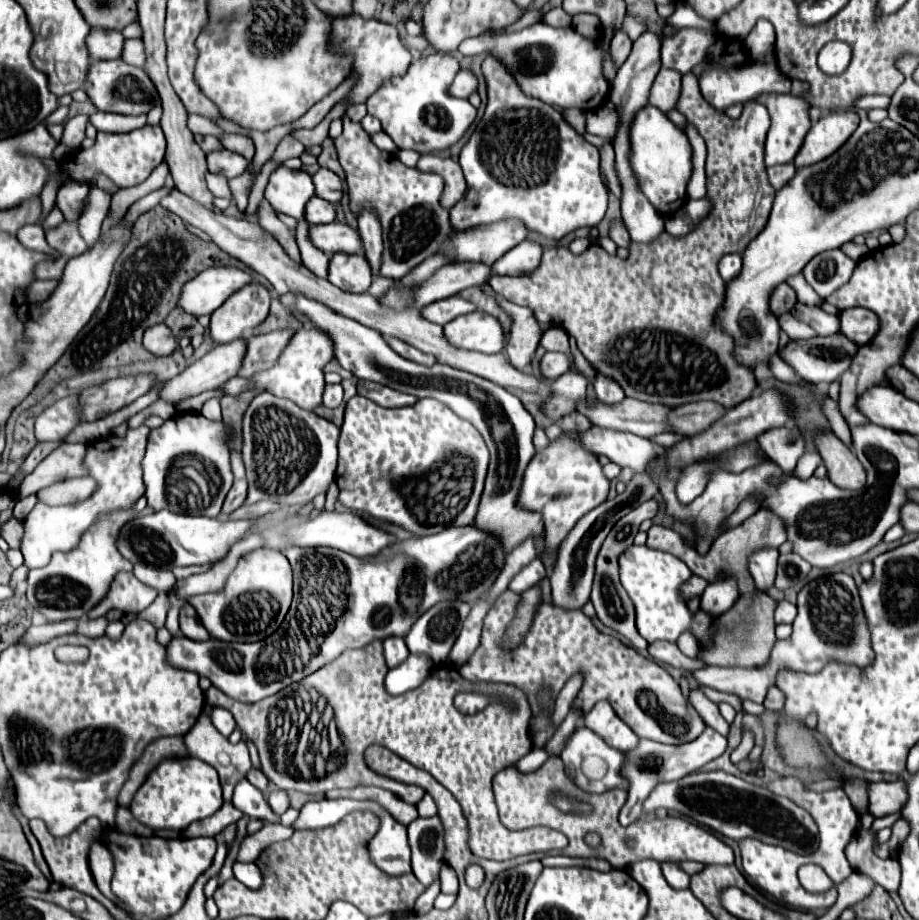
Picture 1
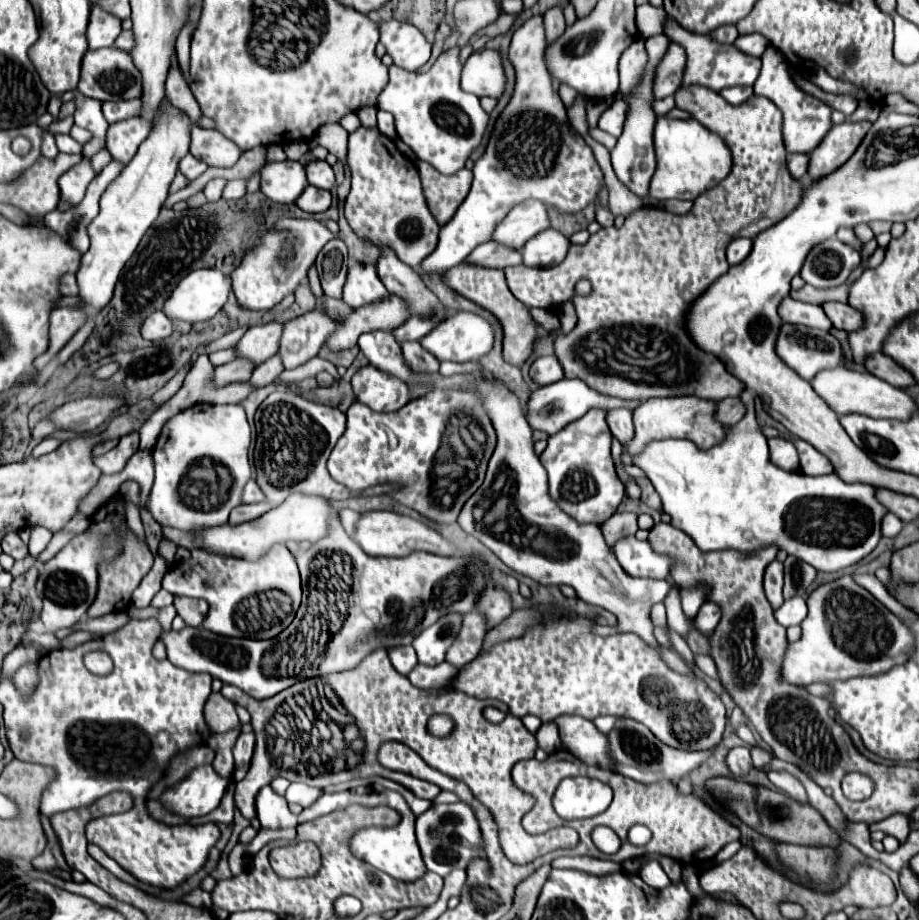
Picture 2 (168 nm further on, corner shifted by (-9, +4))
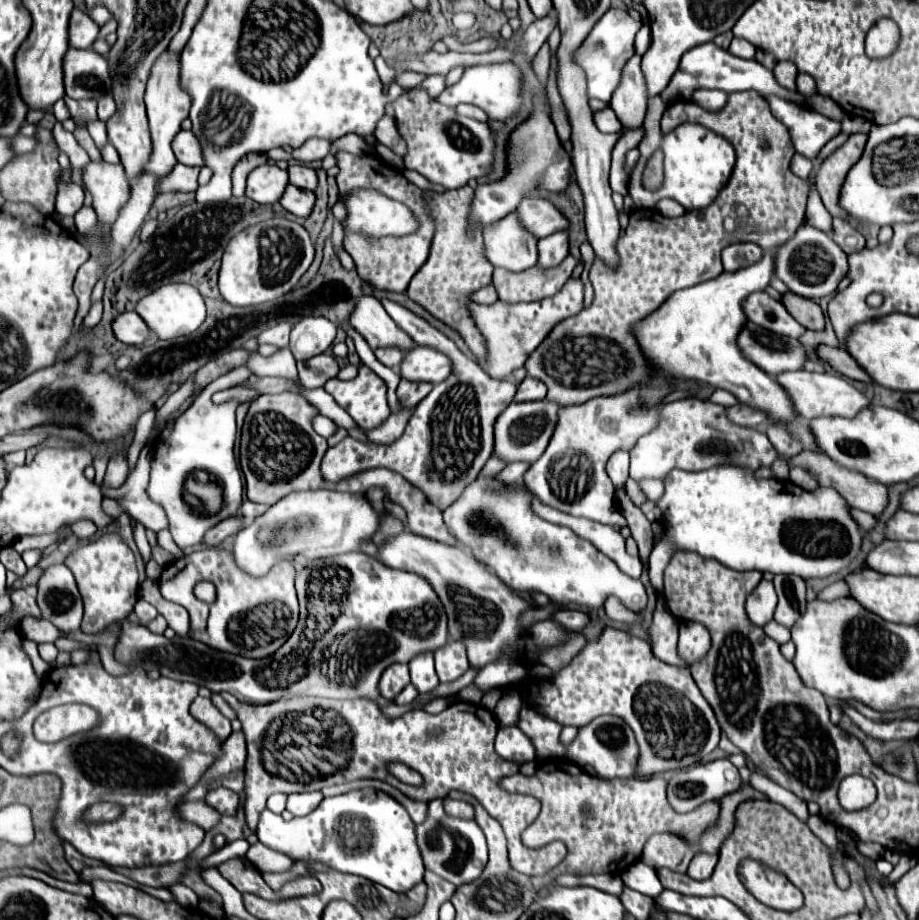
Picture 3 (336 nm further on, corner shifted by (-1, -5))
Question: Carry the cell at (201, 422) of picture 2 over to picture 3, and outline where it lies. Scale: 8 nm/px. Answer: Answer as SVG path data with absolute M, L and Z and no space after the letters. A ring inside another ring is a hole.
M231 370L225 376L211 382L201 392L201 396L175 420L171 434L163 442L157 442L153 448L147 496L165 510L167 520L169 520L169 532L181 550L187 546L199 546L205 532L211 526L219 524L221 520L225 520L229 516L237 516L237 512L239 512L241 496L243 496L243 482L241 482L241 472L239 472L237 460L235 460L235 438L237 438L235 408L237 408L237 402L225 402L225 404L217 406L211 402L211 396L217 390L225 390L225 388L245 382L249 376L251 376L251 372L247 372L247 370ZM193 470L205 470L219 480L219 484L223 488L223 504L221 504L219 512L207 514L201 510L201 506L193 508L183 500L183 492L185 492L183 484L185 484L185 478Z

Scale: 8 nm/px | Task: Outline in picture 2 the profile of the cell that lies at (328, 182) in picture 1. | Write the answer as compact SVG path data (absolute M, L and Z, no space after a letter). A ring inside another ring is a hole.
M309 161L305 165L305 173L307 173L309 185L321 187L321 189L331 189L335 185L335 175L327 161Z

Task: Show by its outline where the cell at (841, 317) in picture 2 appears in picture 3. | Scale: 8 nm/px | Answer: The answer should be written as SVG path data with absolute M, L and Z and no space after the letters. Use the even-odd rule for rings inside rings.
M789 292L783 296L783 306L789 310L789 314L793 314L793 318L801 326L805 326L809 330L825 330L823 310L813 300L807 300L807 298L801 298L801 296Z

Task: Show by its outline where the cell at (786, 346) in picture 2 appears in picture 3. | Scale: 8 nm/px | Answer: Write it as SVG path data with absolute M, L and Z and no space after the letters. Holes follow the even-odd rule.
M747 322L739 334L739 346L743 354L761 366L769 376L777 378L783 372L803 370L807 350L797 338L785 338L769 332L753 322Z

